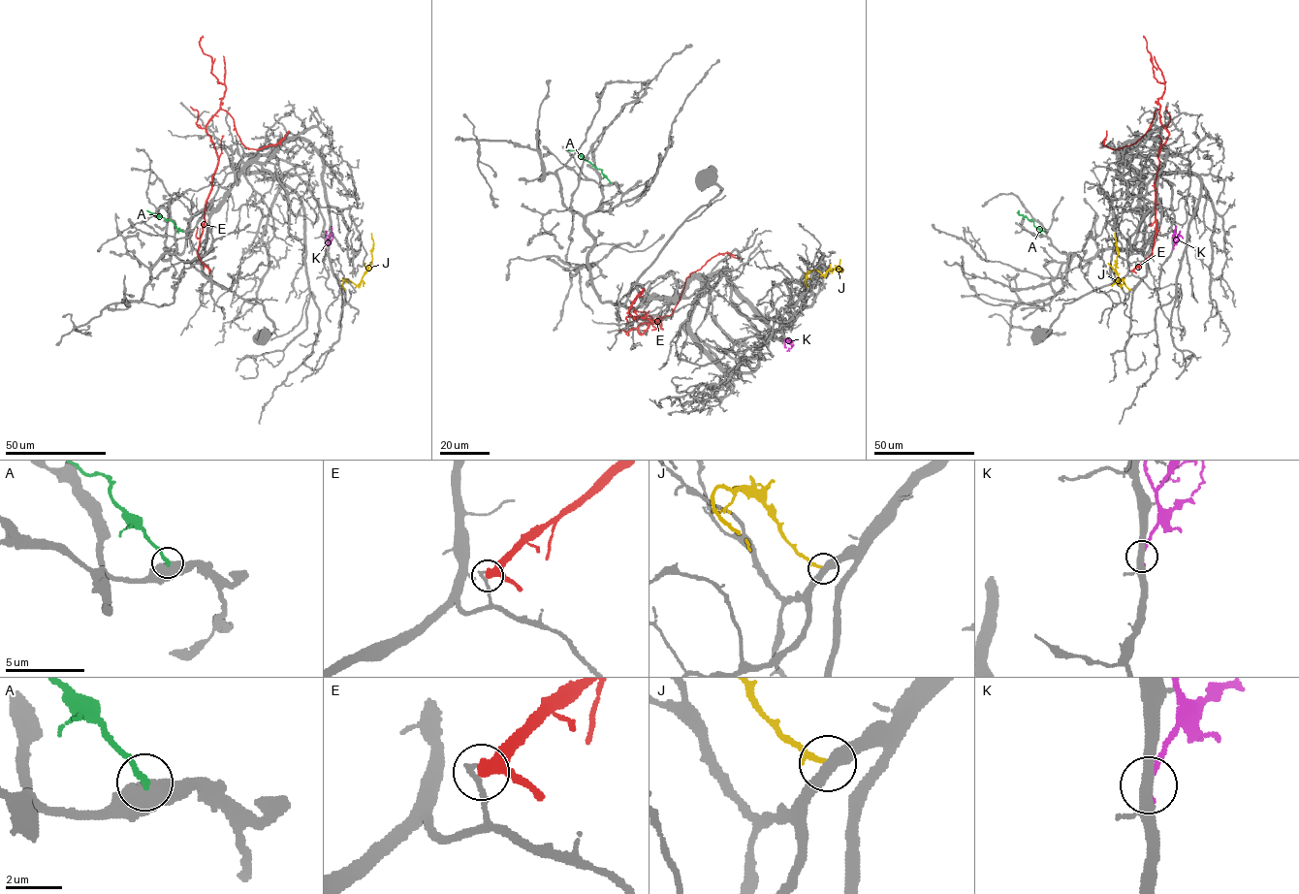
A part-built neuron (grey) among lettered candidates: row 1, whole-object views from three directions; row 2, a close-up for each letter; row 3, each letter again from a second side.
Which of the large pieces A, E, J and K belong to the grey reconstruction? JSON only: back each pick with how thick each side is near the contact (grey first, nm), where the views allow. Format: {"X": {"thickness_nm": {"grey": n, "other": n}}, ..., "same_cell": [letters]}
{"same_cell": []}

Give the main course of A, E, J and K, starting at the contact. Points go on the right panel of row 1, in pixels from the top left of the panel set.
A: (1045, 231), (1036, 228), (1032, 220), (1019, 214), (1019, 210)
E: (1131, 271), (1152, 253), (1157, 154), (1169, 134), (1158, 109), (1134, 143), (1112, 149), (1102, 143), (1106, 131)
J: (1130, 290), (1120, 279), (1117, 282), (1120, 285), (1116, 270), (1119, 252), (1114, 233)
K: (1173, 247), (1176, 226)

